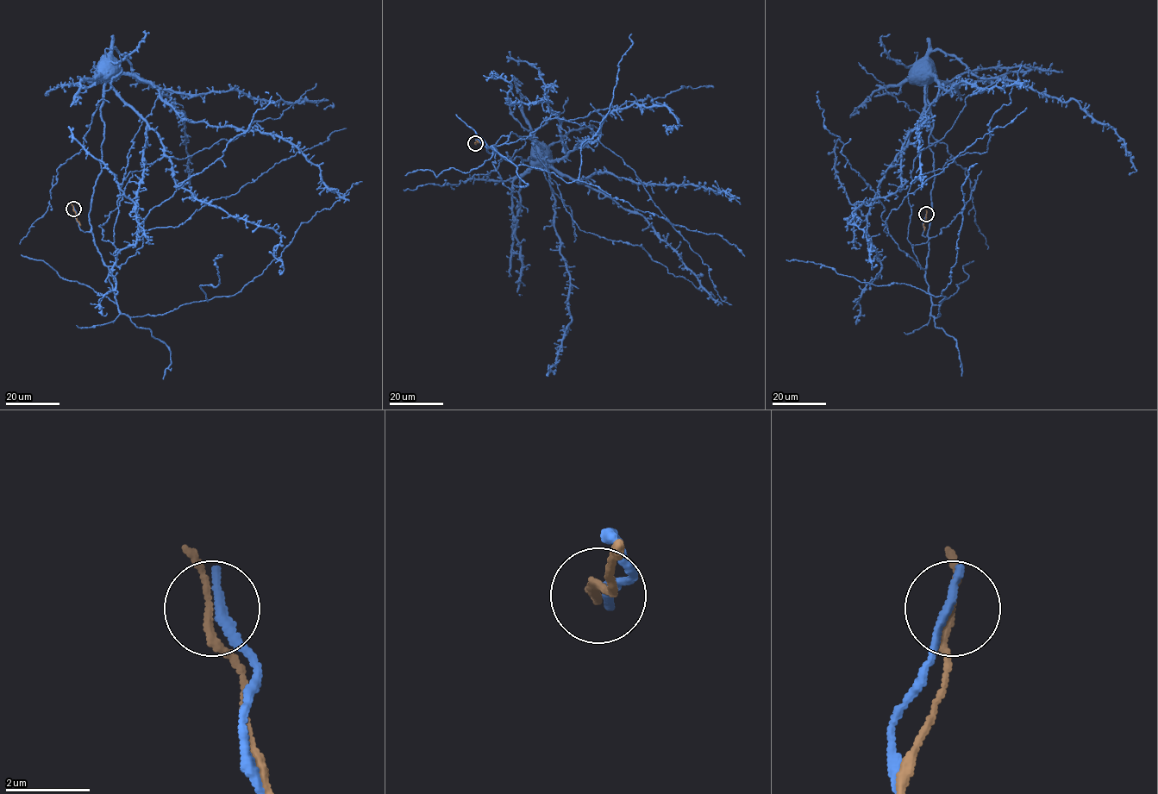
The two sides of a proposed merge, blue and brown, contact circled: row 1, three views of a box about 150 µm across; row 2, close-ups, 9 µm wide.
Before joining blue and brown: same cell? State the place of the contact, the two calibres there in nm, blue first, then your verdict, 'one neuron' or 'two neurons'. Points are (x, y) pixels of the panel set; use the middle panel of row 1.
(475, 143) | 280/150 nm | two neurons

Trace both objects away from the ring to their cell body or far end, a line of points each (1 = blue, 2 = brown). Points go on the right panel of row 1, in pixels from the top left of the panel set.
1: (926, 214), (925, 237), (935, 176), (925, 65)
2: (926, 214), (924, 230)

